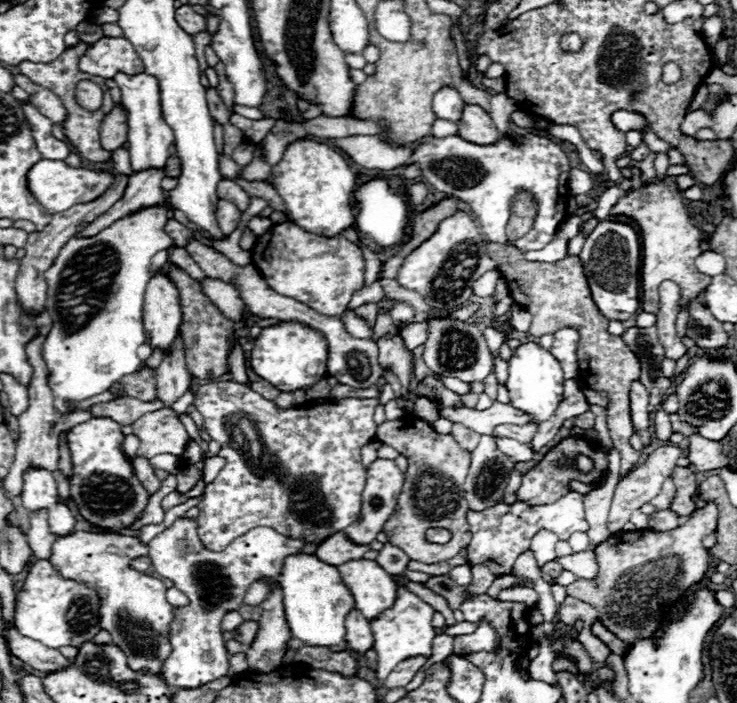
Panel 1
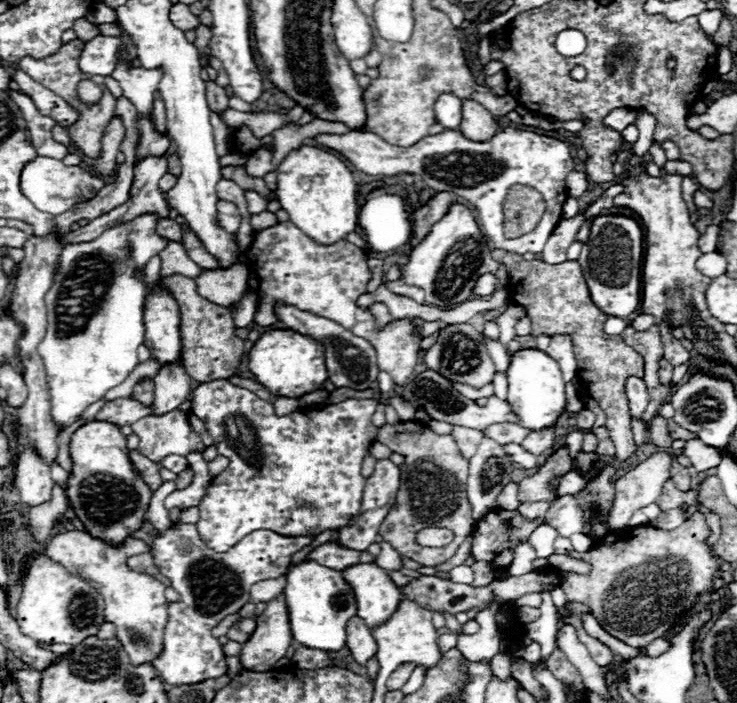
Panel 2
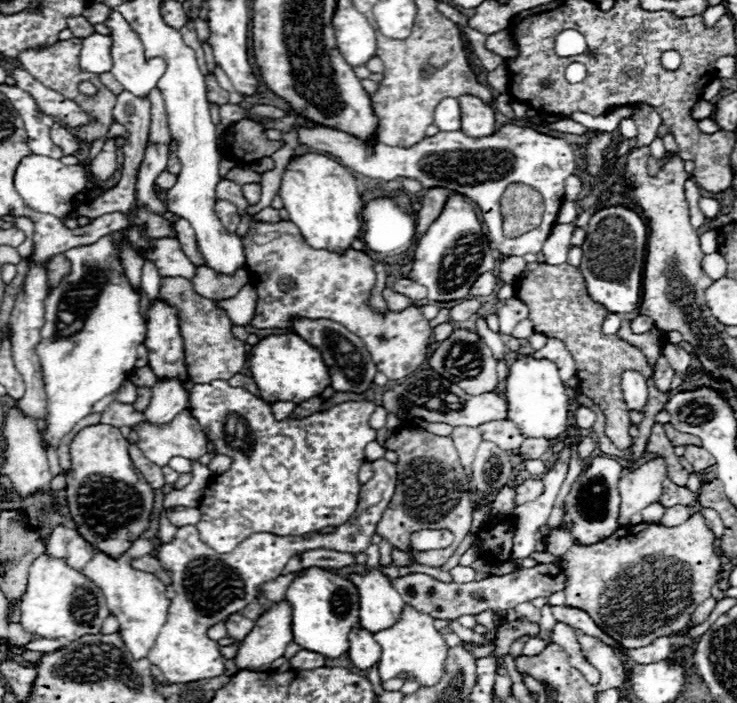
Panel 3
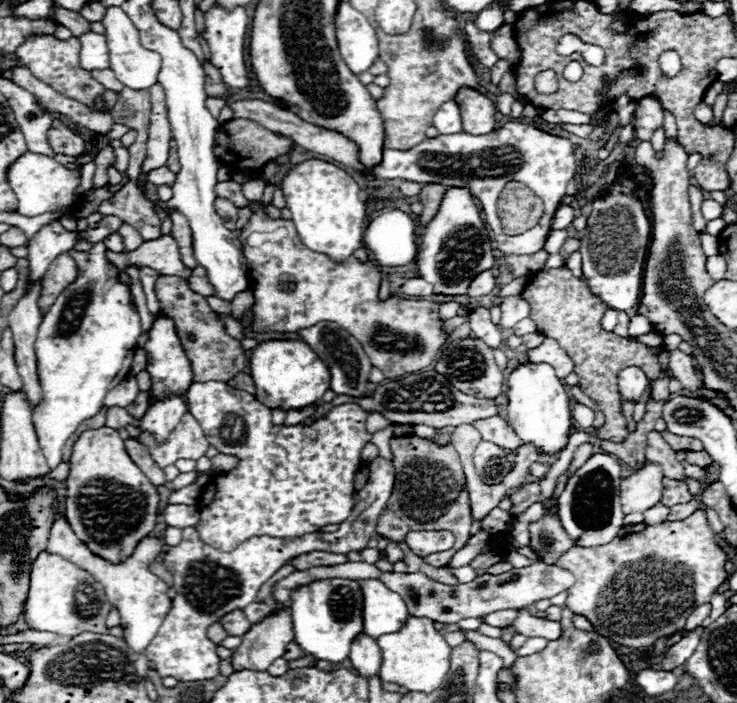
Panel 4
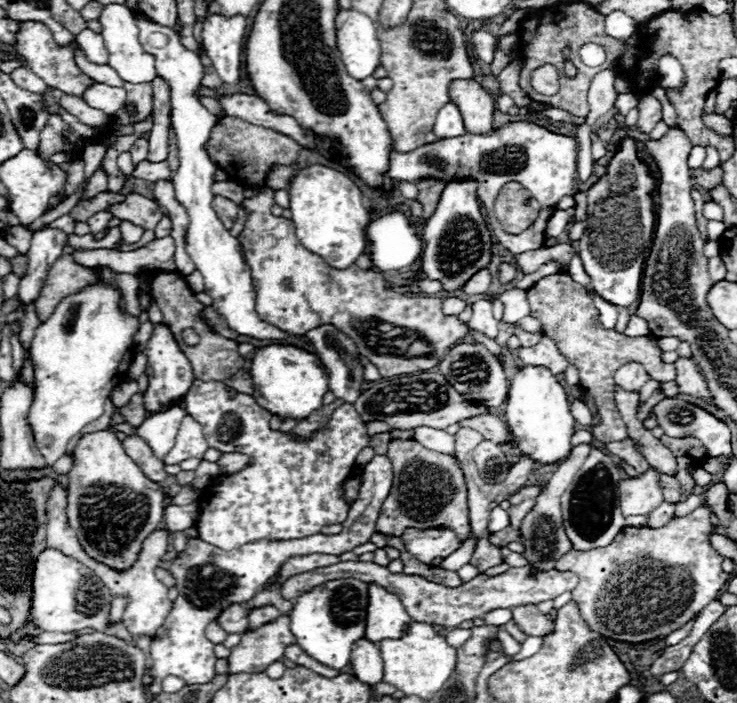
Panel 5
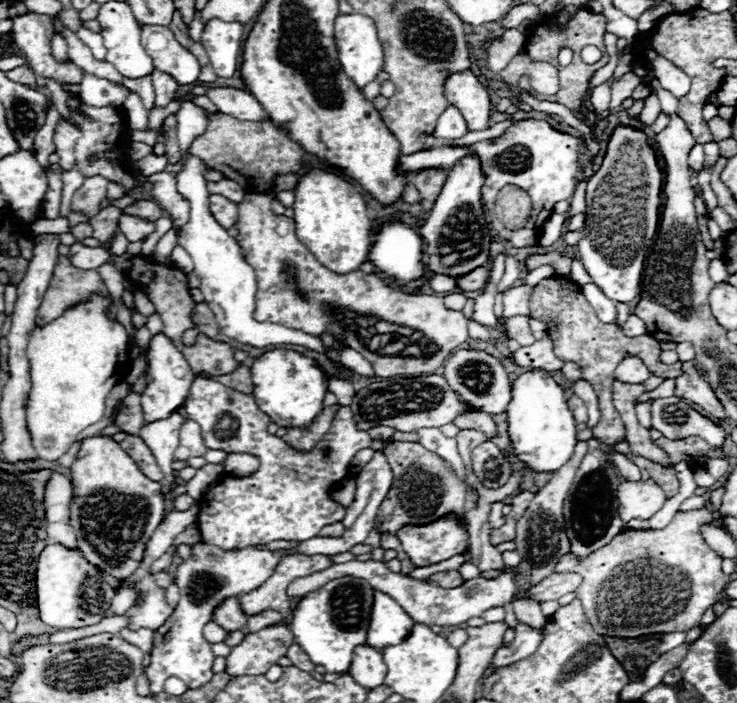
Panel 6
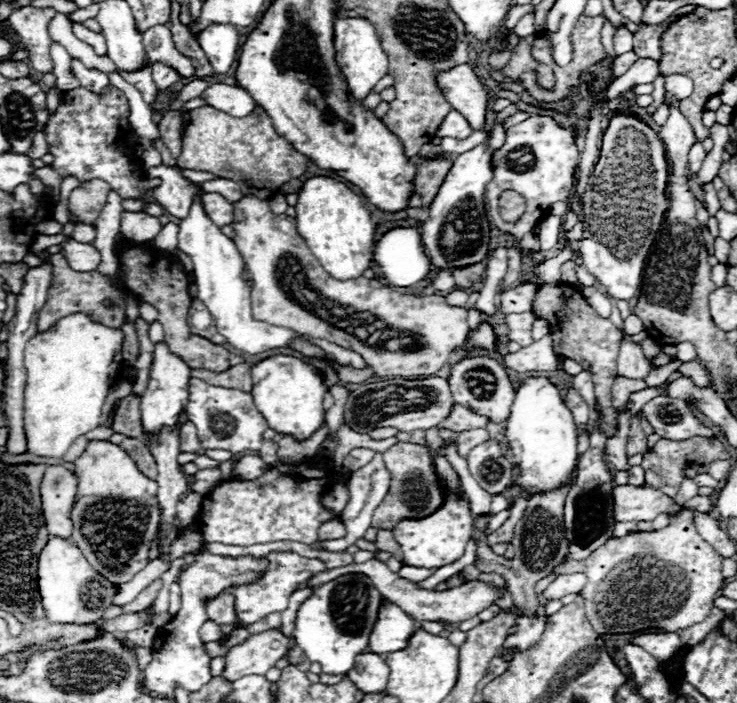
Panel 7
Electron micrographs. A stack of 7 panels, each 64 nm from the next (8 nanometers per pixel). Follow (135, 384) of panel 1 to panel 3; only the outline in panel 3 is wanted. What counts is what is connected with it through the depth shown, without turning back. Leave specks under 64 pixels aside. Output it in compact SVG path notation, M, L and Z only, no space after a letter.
M136 388L136 402L134 402L134 408L136 410L146 410L148 404L150 404L150 398L152 398L152 388Z

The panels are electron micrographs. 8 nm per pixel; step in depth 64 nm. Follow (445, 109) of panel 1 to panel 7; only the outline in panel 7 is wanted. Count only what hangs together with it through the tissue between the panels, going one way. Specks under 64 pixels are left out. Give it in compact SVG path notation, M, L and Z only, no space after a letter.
M450 110L446 114L446 118L442 120L440 128L436 130L436 136L438 138L444 138L444 136L450 136L450 138L466 138L472 134L472 128L468 126L468 120L456 112L456 110Z

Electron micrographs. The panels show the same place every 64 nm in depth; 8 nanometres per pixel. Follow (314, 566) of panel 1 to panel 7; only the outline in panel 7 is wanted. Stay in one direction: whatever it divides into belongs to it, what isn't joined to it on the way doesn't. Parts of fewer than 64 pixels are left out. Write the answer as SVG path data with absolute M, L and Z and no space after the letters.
M346 574L340 576L312 592L310 598L302 602L296 614L294 622L294 640L296 646L304 650L304 654L322 666L322 672L326 674L348 674L348 670L354 668L354 660L360 652L368 650L368 636L372 632L372 624L376 620L376 610L380 608L382 594L372 586L372 582L366 576L356 576L356 574Z

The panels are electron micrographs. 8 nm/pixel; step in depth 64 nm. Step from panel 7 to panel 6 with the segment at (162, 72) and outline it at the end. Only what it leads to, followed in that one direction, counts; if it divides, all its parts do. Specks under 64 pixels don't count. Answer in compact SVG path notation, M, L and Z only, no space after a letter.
M156 70L152 74L152 82L154 82L154 94L156 94L154 106L156 108L168 106L174 100L174 94L176 94L178 84L172 80L172 76L162 74L162 72L156 72Z

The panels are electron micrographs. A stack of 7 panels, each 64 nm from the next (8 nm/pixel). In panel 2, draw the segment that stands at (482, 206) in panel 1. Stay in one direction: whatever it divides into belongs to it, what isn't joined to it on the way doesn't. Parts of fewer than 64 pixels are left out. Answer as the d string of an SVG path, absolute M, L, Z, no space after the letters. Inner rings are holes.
M504 128L502 132L498 132L498 136L494 136L488 142L472 142L464 138L458 130L448 130L436 136L426 136L424 140L416 142L412 148L392 148L388 142L384 142L380 136L372 132L350 132L344 136L320 134L316 136L316 142L318 146L340 152L354 168L370 176L392 176L400 172L418 174L428 188L436 192L452 192L468 200L478 212L480 228L488 244L516 254L542 252L554 228L562 220L564 200L568 198L566 176L568 172L574 170L574 158L566 142L514 128ZM514 184L536 188L546 202L546 210L538 226L530 234L524 234L520 238L506 238L504 200L510 186Z

